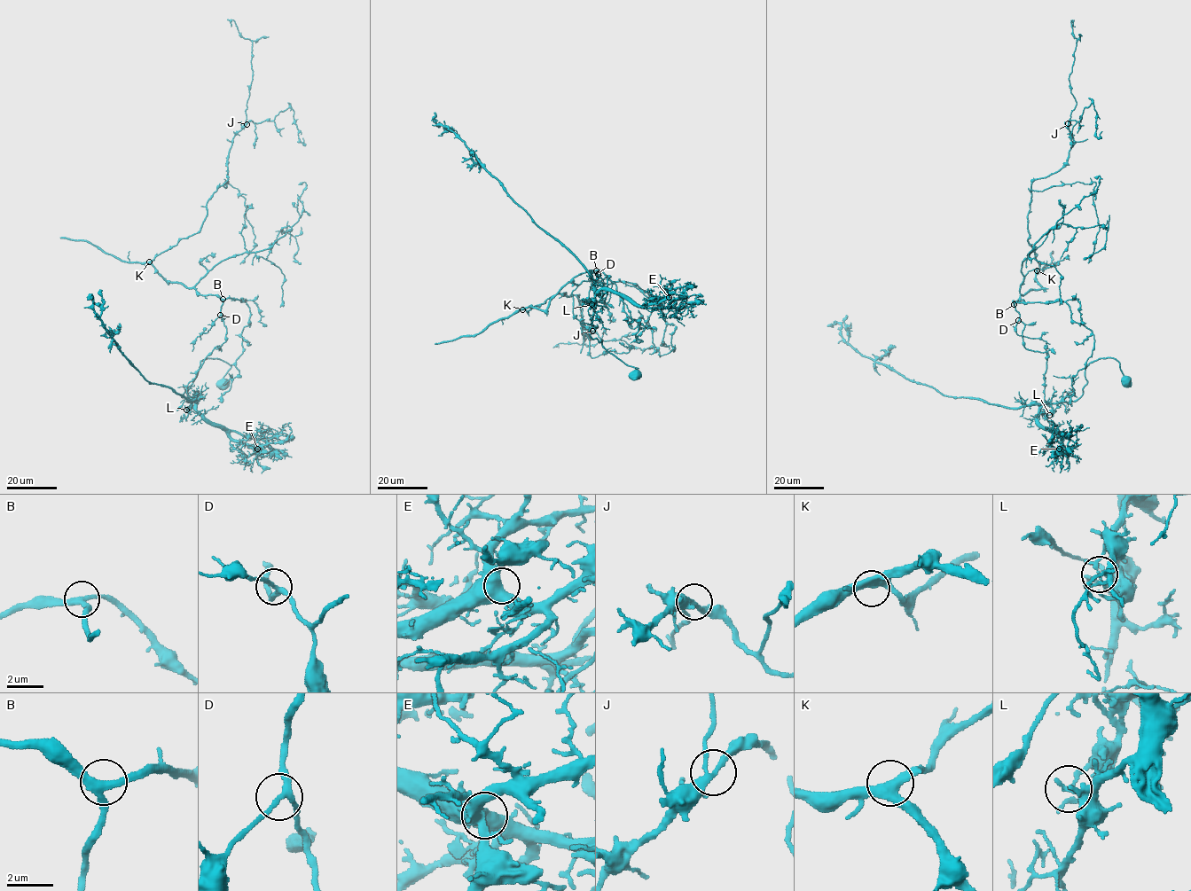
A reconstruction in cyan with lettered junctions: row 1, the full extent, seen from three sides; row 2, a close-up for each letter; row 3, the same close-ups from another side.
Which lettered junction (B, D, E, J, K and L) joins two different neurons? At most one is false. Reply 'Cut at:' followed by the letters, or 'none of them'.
Cut at: L

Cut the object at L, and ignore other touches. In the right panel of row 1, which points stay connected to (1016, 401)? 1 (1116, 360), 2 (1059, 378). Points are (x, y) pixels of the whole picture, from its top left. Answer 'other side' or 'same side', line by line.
1: same side
2: other side

